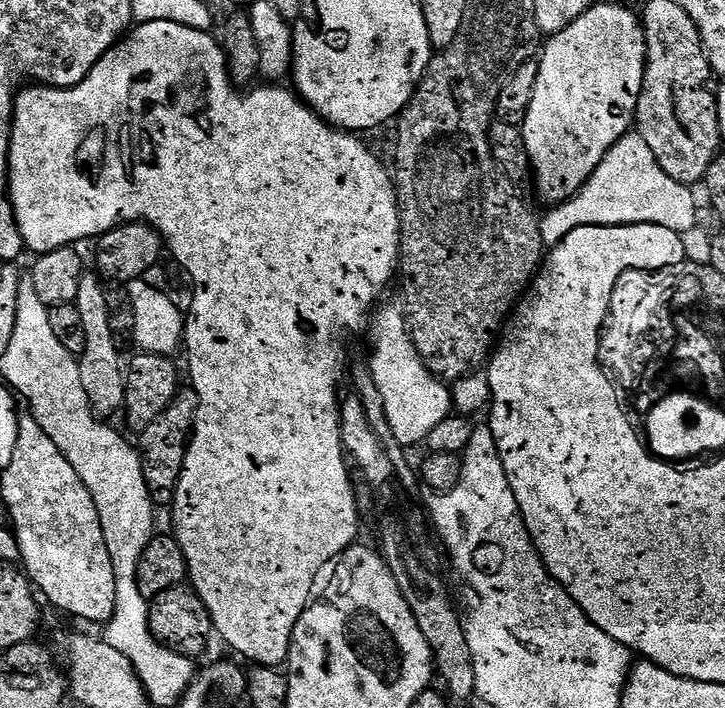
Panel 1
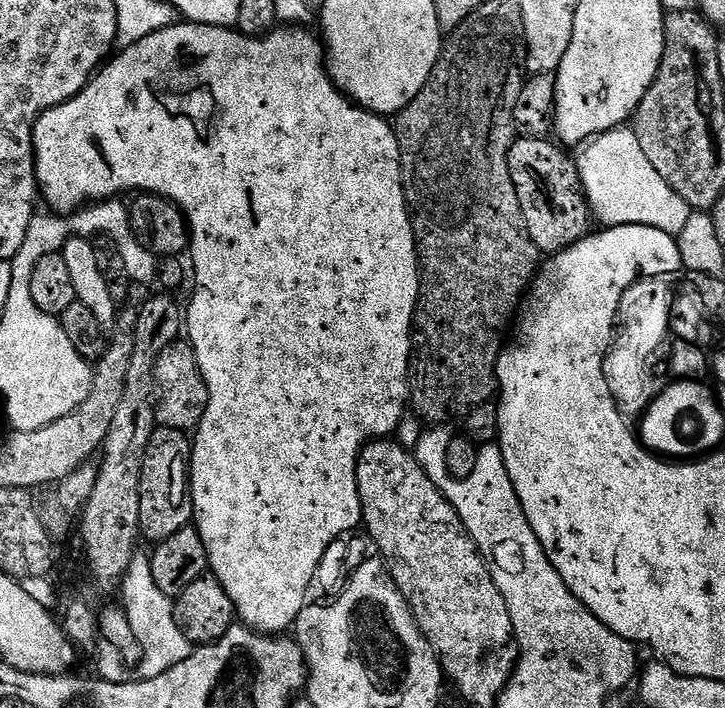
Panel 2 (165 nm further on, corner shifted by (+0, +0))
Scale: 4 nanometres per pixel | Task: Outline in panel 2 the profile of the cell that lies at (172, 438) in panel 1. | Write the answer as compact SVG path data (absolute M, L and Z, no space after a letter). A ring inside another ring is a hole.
M157 426L154 434L150 434L150 446L146 446L146 454L142 458L142 478L140 479L140 534L146 541L159 542L170 538L170 534L178 534L178 530L189 527L193 523L194 513L191 507L185 506L190 492L190 465L192 462L192 440L189 433L179 432L176 428Z

